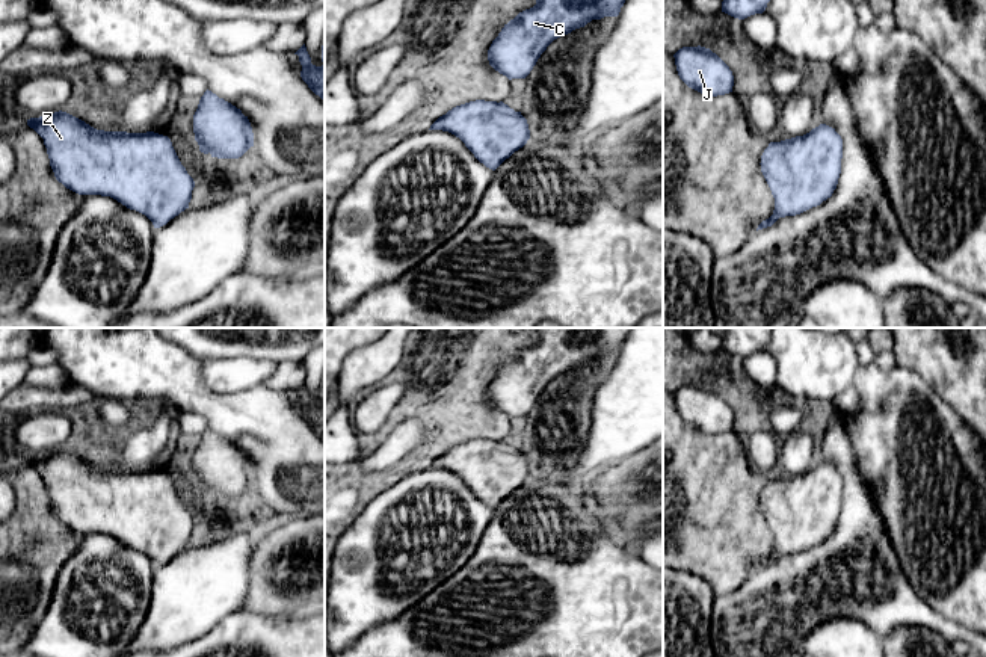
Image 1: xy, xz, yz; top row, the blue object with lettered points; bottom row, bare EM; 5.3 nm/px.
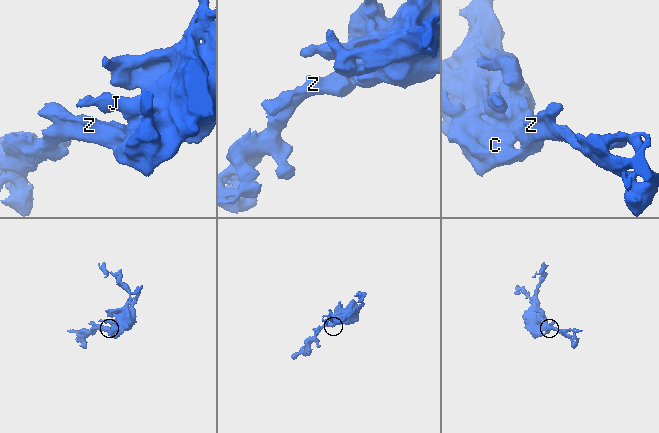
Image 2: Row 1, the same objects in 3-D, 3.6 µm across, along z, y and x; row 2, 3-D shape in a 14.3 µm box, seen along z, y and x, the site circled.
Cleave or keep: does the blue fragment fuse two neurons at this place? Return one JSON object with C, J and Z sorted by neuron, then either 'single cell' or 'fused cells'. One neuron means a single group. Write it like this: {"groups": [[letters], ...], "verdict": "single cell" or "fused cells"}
{"groups": [["C", "J", "Z"]], "verdict": "single cell"}

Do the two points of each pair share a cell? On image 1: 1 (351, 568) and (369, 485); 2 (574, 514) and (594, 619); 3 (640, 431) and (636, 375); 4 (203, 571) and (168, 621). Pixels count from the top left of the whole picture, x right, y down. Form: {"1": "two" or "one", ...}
{"1": "two", "2": "one", "3": "one", "4": "one"}

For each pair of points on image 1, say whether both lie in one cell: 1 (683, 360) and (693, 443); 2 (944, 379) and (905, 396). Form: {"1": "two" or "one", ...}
{"1": "two", "2": "two"}

